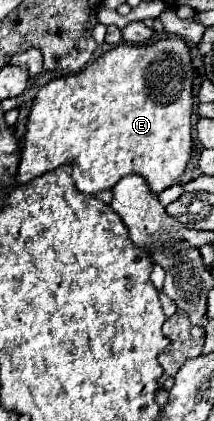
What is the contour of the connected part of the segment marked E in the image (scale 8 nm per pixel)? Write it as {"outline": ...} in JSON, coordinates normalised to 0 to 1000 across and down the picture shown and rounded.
{"outline":[[[836,88],[743,93],[706,107],[556,107],[369,173],[248,188],[173,221],[126,278],[79,430],[145,430],[276,392],[332,392],[332,420],[341,430],[369,430],[369,454],[397,463],[528,449],[556,425],[612,411],[659,416],[715,458],[771,454],[836,435],[902,354],[893,207],[893,131],[874,102]]]}

